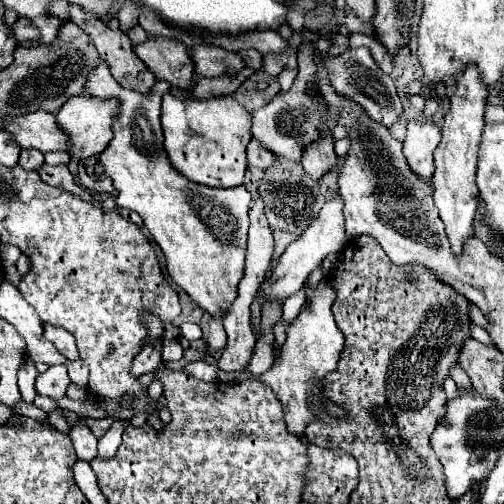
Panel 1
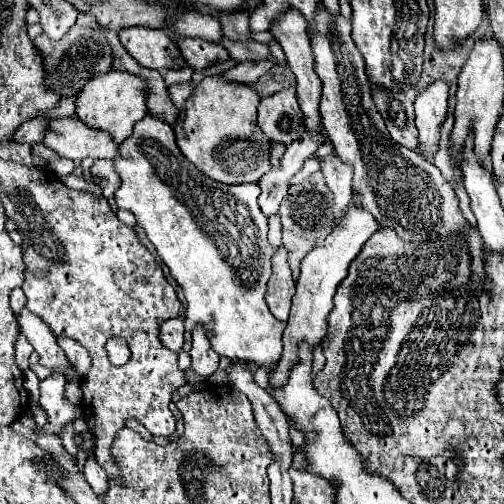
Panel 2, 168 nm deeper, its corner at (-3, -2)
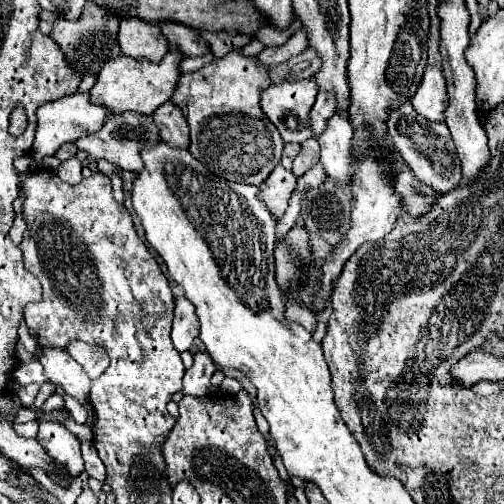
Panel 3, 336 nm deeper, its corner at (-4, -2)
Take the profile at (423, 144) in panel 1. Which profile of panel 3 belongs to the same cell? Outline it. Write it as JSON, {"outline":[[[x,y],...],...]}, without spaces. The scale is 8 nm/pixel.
{"outline":[[[426,68],[418,92],[412,98],[414,110],[430,122],[444,122],[444,110],[448,106],[446,80],[442,70]]]}

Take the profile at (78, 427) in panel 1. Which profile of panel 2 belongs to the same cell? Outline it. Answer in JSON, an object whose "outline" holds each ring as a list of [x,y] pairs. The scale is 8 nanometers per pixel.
{"outline":[[[91,454],[89,456],[89,460],[85,462],[85,480],[91,484],[91,488],[93,488],[93,492],[101,498],[101,494],[105,494],[105,490],[109,490],[109,480],[107,480],[107,474],[105,474],[105,470],[97,464],[97,460],[95,460],[95,456]]]}

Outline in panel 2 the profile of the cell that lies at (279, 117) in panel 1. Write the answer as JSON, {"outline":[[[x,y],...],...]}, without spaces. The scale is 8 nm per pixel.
{"outline":[[[285,88],[261,100],[259,126],[273,142],[281,142],[285,146],[295,138],[301,138],[305,126],[295,88]]]}

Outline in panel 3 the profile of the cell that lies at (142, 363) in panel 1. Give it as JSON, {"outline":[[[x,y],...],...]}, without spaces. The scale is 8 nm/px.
{"outline":[[[178,296],[174,308],[174,324],[172,324],[172,342],[178,352],[184,352],[192,346],[198,336],[198,320],[194,314],[194,306],[188,298]]]}

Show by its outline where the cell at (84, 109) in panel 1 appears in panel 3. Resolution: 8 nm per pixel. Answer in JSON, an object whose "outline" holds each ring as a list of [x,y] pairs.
{"outline":[[[170,50],[168,58],[164,58],[158,64],[134,60],[128,56],[110,60],[102,66],[94,88],[90,90],[90,102],[96,106],[104,106],[112,116],[122,116],[124,112],[138,112],[140,116],[150,116],[156,108],[160,108],[166,100],[170,100],[174,92],[174,86],[180,76],[178,58],[182,58],[182,54]]]}

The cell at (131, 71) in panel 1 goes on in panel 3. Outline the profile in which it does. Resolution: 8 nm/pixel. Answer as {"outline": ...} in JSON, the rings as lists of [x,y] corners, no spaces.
{"outline":[[[166,102],[162,104],[154,114],[152,114],[156,126],[160,128],[160,138],[170,144],[170,146],[178,146],[178,148],[188,148],[188,124],[186,118],[182,114],[182,110],[172,104]]]}

